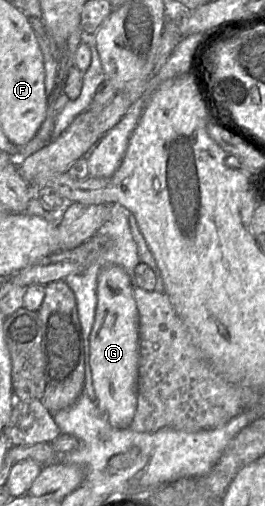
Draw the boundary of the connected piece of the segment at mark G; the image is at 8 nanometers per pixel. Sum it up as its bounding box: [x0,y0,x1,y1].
[88,265,140,429]

